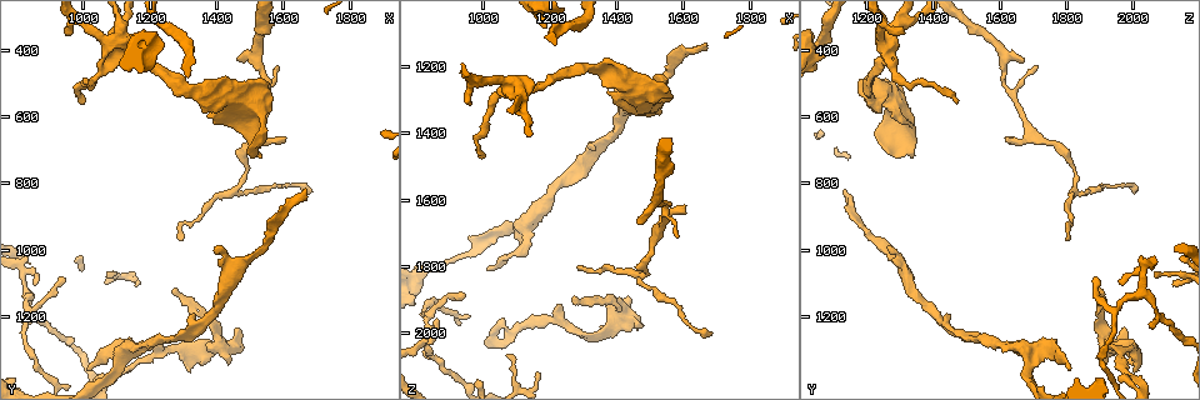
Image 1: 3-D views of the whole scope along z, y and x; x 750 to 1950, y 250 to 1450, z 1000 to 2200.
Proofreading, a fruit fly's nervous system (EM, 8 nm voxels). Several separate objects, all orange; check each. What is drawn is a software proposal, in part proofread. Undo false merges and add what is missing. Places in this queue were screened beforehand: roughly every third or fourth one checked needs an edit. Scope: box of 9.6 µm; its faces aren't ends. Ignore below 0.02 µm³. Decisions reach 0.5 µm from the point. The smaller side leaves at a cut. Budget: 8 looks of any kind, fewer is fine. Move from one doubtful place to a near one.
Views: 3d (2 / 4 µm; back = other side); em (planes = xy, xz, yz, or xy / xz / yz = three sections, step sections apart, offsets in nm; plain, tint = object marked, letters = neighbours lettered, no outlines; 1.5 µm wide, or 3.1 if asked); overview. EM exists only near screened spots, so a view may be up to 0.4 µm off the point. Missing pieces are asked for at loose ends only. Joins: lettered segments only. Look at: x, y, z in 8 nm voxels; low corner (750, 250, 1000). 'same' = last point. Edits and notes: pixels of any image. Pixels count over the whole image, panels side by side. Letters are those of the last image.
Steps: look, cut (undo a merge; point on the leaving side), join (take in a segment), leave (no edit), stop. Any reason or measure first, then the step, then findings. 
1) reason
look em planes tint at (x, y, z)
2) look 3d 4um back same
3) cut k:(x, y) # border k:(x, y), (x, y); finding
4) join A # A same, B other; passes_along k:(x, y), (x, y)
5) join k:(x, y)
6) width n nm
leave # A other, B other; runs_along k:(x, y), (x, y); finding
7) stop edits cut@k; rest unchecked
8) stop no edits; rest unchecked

tapers out
look 3d 4um at (850, 1100, 1960)

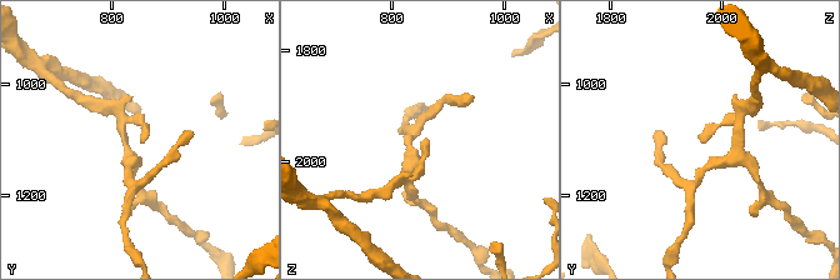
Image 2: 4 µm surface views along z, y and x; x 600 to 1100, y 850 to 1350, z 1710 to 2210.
look em planes letters at (850, 1105, 1965)

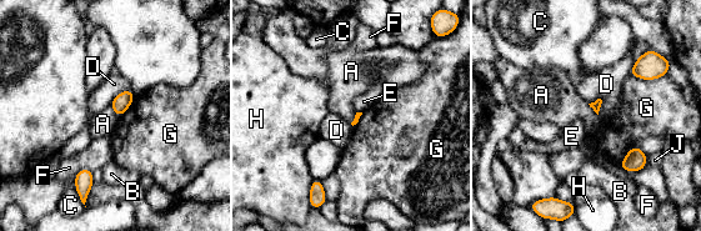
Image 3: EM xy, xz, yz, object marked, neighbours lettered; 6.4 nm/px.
leave # A other, B other, C other, D other, E other, F other, G other, H other, J other; border 3:(110, 104), (116, 117); no lettered segment goes on from it

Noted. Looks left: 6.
thin end
look em planes letters at (1260, 1110, 1900)

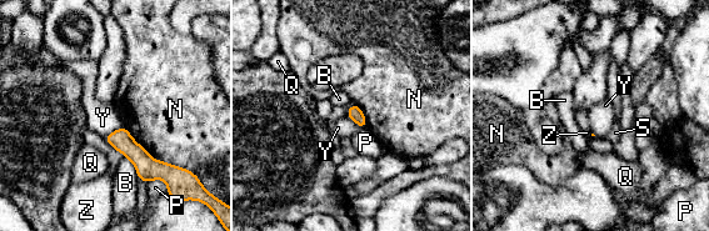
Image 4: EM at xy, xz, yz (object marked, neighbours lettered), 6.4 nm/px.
longest_contact N 400 nm
leave # B other, N other, P other, Q other, S other, Y other, Z other; border 4:(124, 126), (109, 132), (104, 137); none of them fits

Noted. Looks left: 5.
end of a long branch
look em xz step 4 tint at (1680, 820, 1130)

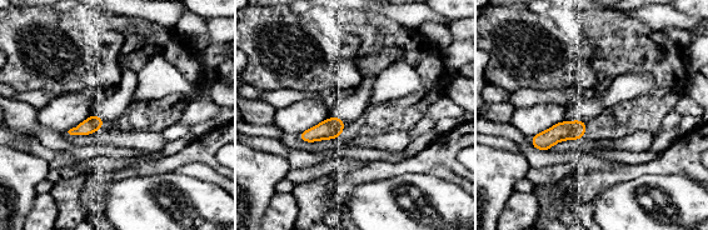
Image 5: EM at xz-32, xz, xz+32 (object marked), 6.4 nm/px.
another direction
look em planes tint same

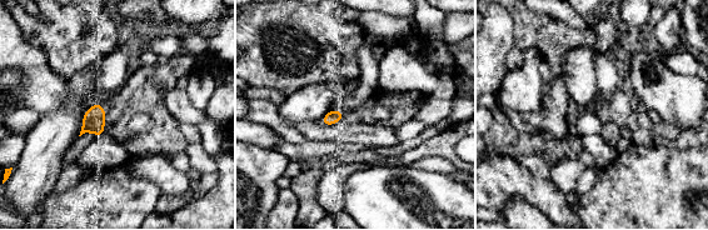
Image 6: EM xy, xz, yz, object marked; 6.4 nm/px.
what lies round it
look em planes letters same

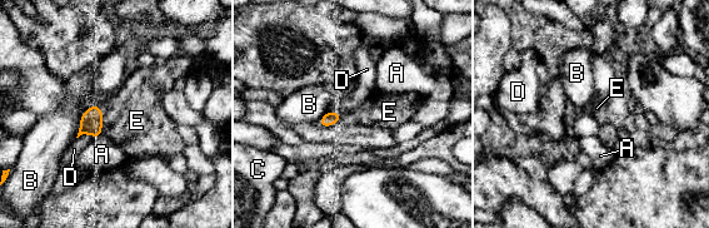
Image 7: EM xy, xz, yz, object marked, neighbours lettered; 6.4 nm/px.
width 80 nm
join E # A other, B other, C other, D other, E same; the neuron continues

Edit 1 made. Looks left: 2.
stop edits join@7; rest unchecked

